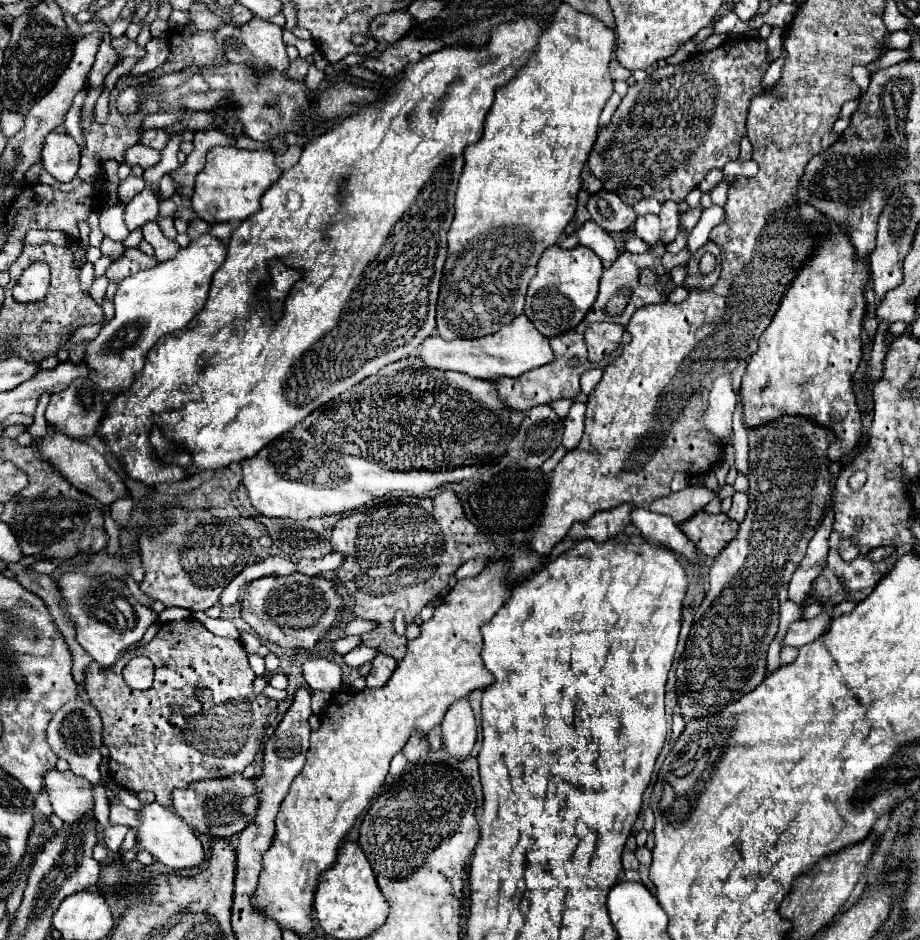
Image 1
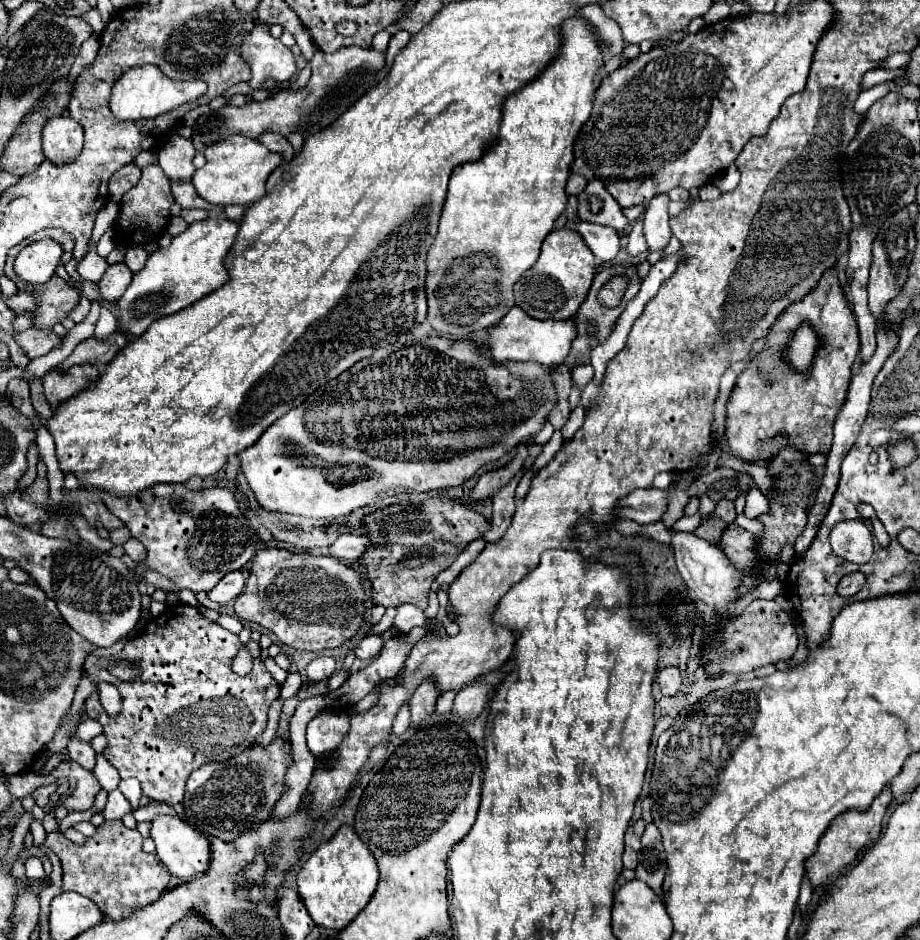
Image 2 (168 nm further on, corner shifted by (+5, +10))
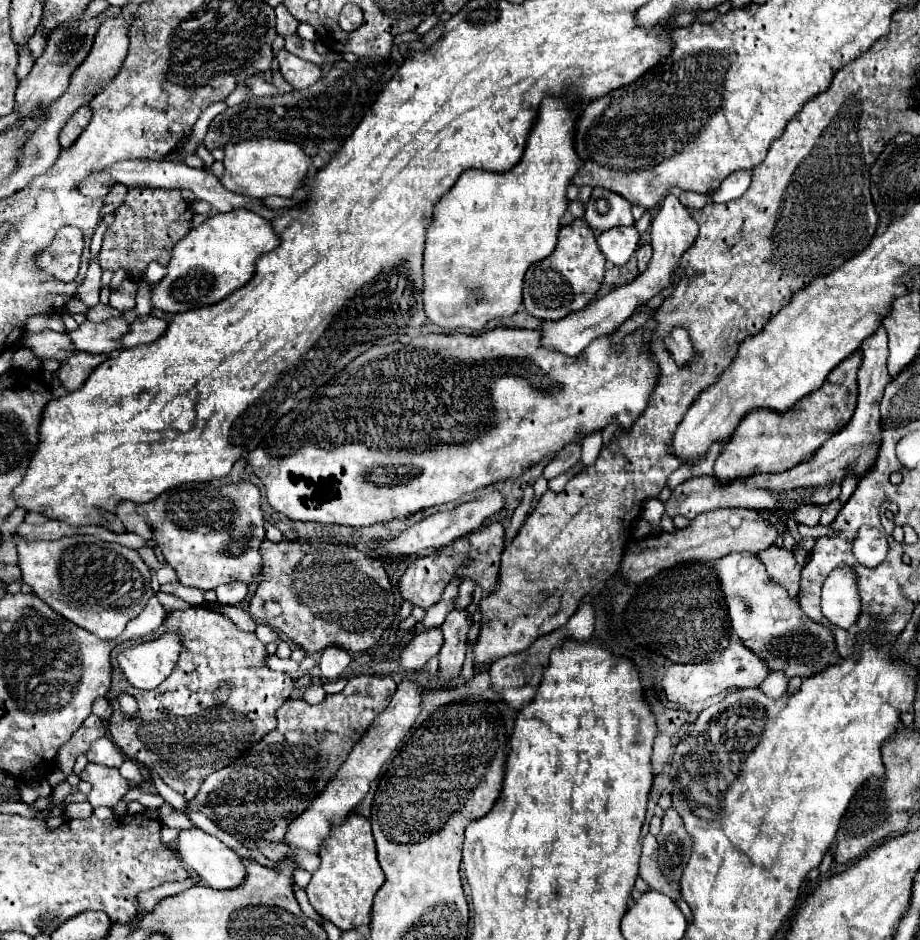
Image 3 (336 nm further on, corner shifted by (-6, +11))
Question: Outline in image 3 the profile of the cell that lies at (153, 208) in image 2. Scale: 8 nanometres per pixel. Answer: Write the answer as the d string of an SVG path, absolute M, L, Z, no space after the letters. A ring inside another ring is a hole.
M130 189L128 199L116 209L112 225L104 233L100 249L102 269L126 269L130 277L140 277L150 261L168 265L172 247L190 231L192 207L180 197L180 189Z

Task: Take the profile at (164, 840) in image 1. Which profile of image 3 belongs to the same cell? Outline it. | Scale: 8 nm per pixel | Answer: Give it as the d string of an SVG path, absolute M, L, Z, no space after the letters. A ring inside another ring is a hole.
M192 827L192 829L182 829L178 833L178 839L176 839L176 853L180 857L180 861L190 869L194 871L206 885L212 885L214 889L234 889L236 885L240 885L244 881L244 865L240 861L240 857L230 849L226 847L220 839L204 833L202 829L198 827Z

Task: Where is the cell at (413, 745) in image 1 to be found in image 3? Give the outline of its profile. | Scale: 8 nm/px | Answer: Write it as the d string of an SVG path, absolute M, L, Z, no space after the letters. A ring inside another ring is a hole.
M456 609L446 615L446 621L442 623L444 631L444 645L438 653L440 657L440 669L436 675L436 689L448 689L448 685L456 685L460 677L460 669L464 665L464 653L466 653L466 635L472 625L472 619L468 617L466 609Z

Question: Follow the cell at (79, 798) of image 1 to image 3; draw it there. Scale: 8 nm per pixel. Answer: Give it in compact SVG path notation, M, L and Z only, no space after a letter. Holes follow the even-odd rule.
M88 763L86 769L80 773L80 777L92 785L92 791L88 795L88 803L92 807L100 807L100 805L116 807L116 803L128 791L128 783L118 773L118 769Z

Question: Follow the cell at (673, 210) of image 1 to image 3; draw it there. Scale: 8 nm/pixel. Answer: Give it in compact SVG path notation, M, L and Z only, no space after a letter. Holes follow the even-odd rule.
M672 193L666 195L662 207L658 209L658 213L654 215L654 219L650 223L650 235L652 235L650 243L652 243L654 255L648 263L648 269L642 275L638 275L632 283L612 289L610 293L598 297L596 301L592 301L584 309L570 313L568 317L564 317L560 321L540 321L538 331L540 331L540 339L542 339L544 349L556 349L558 353L564 353L568 357L578 357L594 339L598 339L602 335L610 335L634 313L636 307L644 305L660 289L672 285L674 277L680 273L678 261L680 261L682 253L694 243L694 239L698 235L698 225L688 215L690 215L688 209Z

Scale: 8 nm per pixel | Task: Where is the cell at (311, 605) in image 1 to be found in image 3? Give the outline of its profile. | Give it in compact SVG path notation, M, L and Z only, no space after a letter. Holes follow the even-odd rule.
M264 541L260 547L264 561L262 581L256 587L254 597L248 601L248 611L254 619L266 621L268 625L280 629L306 653L320 653L326 647L338 645L350 653L364 651L372 647L384 629L394 619L394 593L390 579L384 571L384 557L376 553L362 553L352 545L332 545L332 543L298 543L298 541Z

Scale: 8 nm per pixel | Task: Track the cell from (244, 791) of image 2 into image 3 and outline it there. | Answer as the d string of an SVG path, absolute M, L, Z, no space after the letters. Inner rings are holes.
M360 675L360 677L350 679L342 693L328 695L318 705L310 705L304 699L284 701L284 705L276 713L278 725L282 725L282 733L270 731L260 741L260 745L254 747L254 751L250 751L248 755L242 755L232 765L216 773L210 773L204 779L198 795L192 801L188 801L188 811L204 813L210 821L216 823L218 829L234 835L240 843L256 841L256 839L282 841L290 819L302 813L312 801L312 797L316 797L316 793L324 789L324 785L328 783L328 777L332 777L336 769L342 765L342 761L348 757L350 749L358 741L358 735L362 735L372 723L372 717L376 717L388 707L388 701L392 699L394 691L396 691L396 683L390 677Z

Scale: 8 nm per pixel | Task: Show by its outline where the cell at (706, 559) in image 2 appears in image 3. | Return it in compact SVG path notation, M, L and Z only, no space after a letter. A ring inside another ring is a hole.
M732 553L732 561L724 557L720 559L720 565L714 565L712 569L720 581L720 591L724 593L732 633L754 653L760 653L770 671L782 669L788 677L808 677L836 663L834 659L830 661L836 651L832 633L820 623L810 621L802 609L792 603L786 589L770 581L764 565L754 553Z

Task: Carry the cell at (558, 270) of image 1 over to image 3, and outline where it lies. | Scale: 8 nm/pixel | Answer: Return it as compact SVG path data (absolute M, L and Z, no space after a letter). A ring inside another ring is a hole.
M576 219L570 225L564 225L558 235L558 245L554 253L540 263L534 263L524 279L524 307L536 319L558 321L568 313L586 307L596 299L596 293L604 279L606 257L598 249L596 235L586 221Z

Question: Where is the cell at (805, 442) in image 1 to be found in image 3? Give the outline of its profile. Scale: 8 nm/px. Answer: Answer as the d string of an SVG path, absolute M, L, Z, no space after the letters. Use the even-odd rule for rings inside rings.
M798 525L798 531L800 531L800 535L804 537L804 539L808 539L808 537L814 537L814 539L818 539L818 537L824 537L828 531L830 531L830 527L806 527L806 525Z

